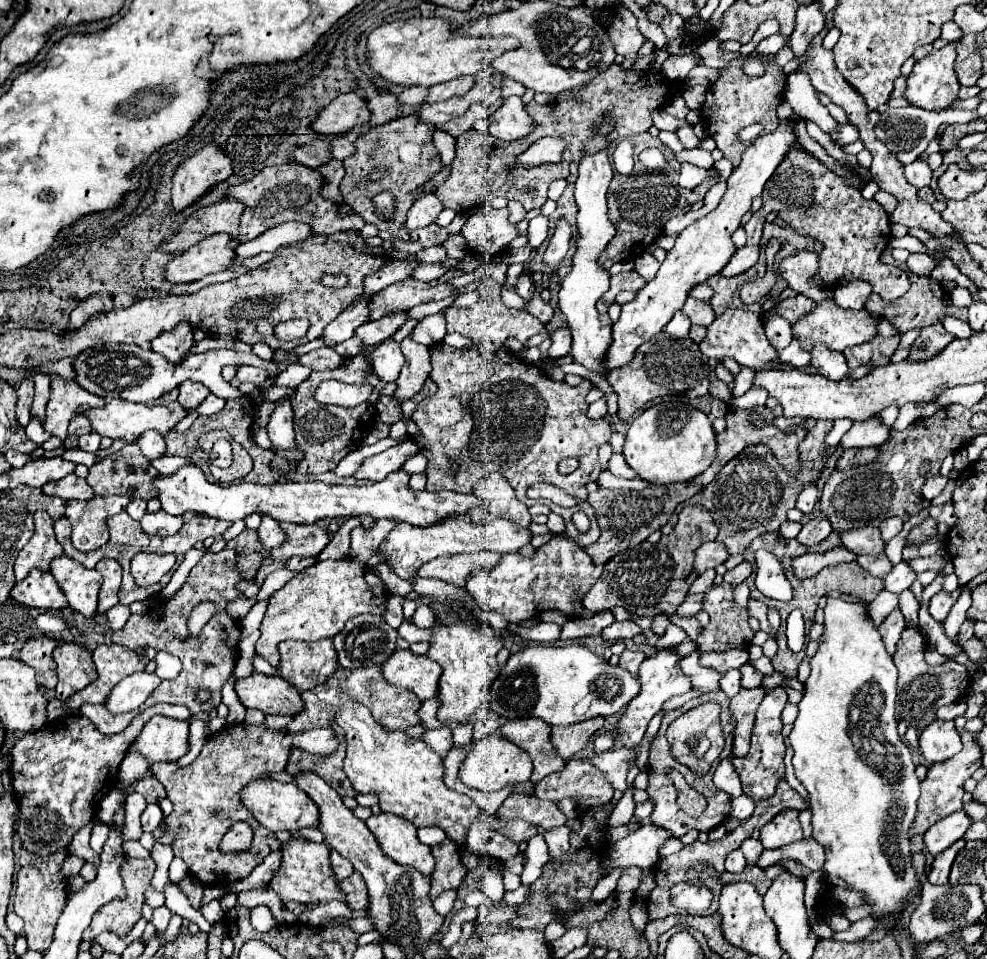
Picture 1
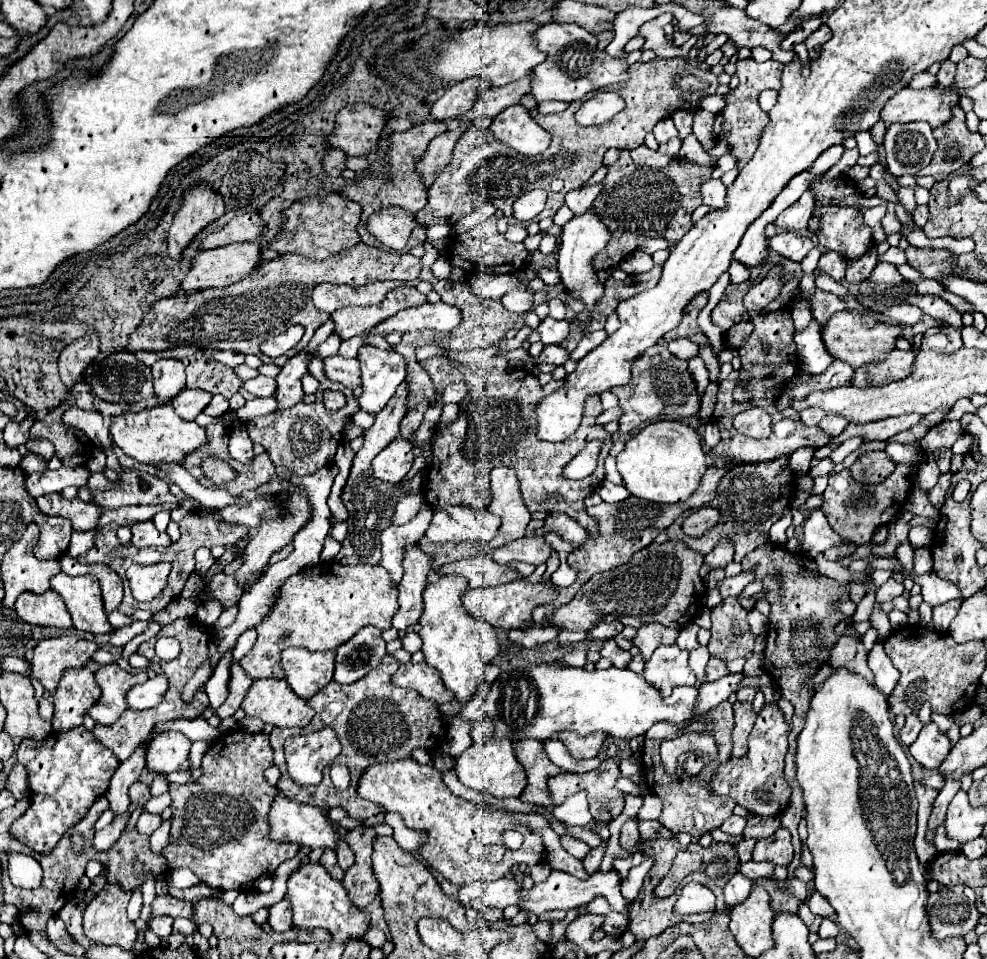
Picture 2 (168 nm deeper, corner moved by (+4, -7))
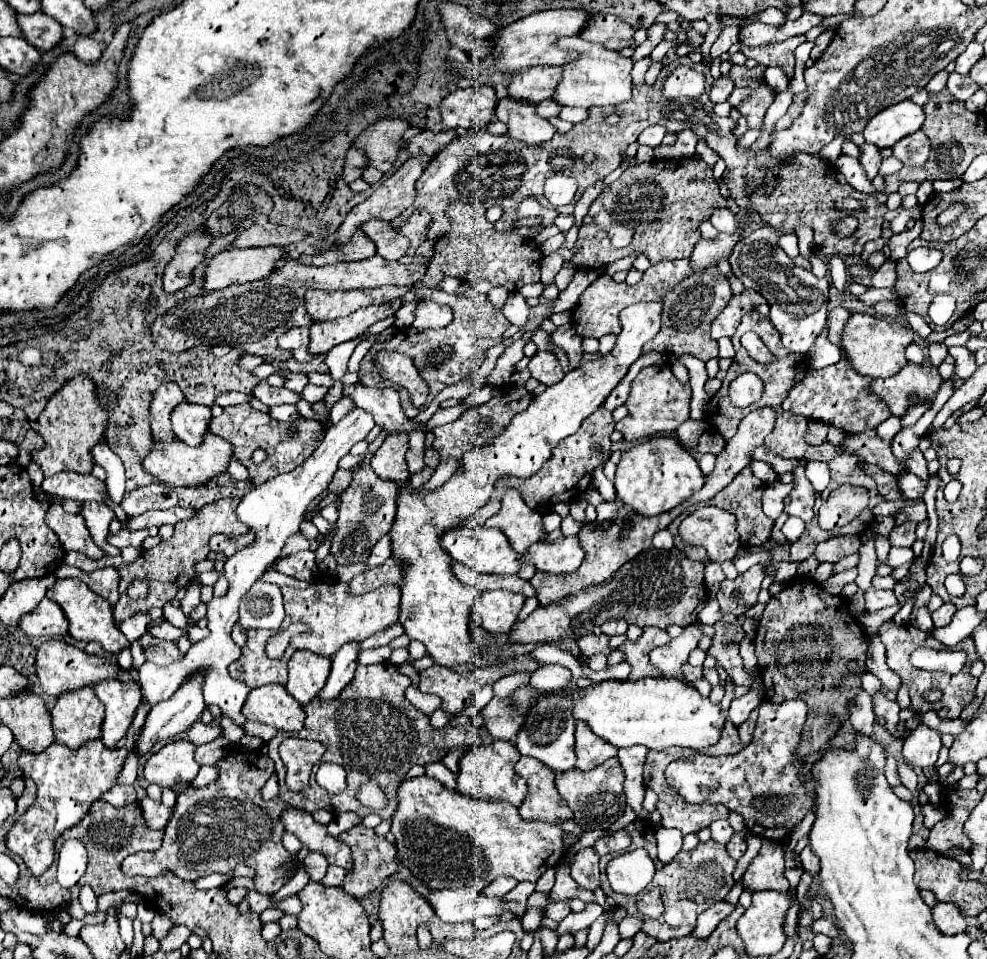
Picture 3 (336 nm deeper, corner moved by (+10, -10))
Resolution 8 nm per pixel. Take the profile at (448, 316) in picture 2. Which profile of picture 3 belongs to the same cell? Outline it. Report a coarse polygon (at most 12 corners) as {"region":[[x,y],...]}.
{"region":[[420,301],[414,327],[438,329],[452,321],[448,305]]}

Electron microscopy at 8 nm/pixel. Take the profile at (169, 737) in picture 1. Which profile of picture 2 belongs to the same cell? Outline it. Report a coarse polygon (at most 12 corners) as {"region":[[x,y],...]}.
{"region":[[180,732],[148,742],[146,768],[186,770],[192,742]]}

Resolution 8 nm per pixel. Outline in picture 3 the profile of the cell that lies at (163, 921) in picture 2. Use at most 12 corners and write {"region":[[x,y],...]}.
{"region":[[156,913],[152,921],[154,937],[162,941],[172,927],[172,919]]}

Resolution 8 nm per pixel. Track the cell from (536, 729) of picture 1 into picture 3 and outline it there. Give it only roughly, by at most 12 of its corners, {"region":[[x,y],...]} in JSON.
{"region":[[520,757],[516,773],[528,781],[520,805],[526,821],[572,819],[560,799],[554,771]]}

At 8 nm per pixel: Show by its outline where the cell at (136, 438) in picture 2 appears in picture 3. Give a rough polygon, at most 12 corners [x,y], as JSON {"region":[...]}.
{"region":[[208,433],[200,447],[156,441],[144,459],[172,487],[202,487],[234,447]]}

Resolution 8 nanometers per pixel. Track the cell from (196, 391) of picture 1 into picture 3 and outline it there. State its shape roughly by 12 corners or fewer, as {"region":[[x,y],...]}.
{"region":[[182,403],[172,413],[174,433],[198,447],[208,433],[210,407]]}

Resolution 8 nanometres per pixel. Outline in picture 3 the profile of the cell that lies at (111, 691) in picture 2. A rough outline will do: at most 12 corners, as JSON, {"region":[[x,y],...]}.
{"region":[[100,681],[92,689],[106,707],[102,743],[116,743],[140,703],[134,681]]}

